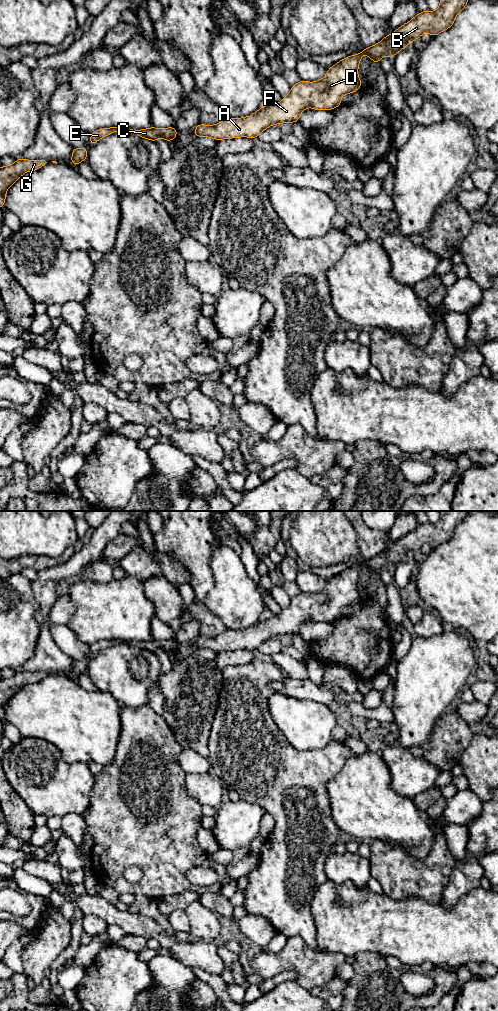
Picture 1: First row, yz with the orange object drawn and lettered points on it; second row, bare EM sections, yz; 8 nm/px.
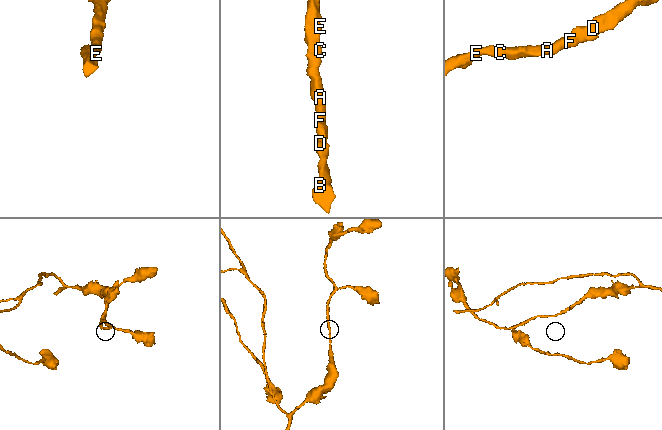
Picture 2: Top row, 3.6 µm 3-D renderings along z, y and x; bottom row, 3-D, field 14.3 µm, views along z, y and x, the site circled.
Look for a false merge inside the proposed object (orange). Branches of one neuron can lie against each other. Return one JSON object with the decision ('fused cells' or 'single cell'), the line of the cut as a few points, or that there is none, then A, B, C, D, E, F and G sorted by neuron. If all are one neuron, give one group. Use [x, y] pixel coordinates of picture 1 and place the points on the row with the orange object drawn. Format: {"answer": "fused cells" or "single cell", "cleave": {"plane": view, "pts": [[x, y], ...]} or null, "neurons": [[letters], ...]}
{"answer": "single cell", "cleave": null, "neurons": [["A", "B", "C", "D", "E", "F", "G"]]}

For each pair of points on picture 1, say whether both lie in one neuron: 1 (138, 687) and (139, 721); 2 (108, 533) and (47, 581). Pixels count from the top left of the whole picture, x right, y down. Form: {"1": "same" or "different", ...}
{"1": "different", "2": "same"}

